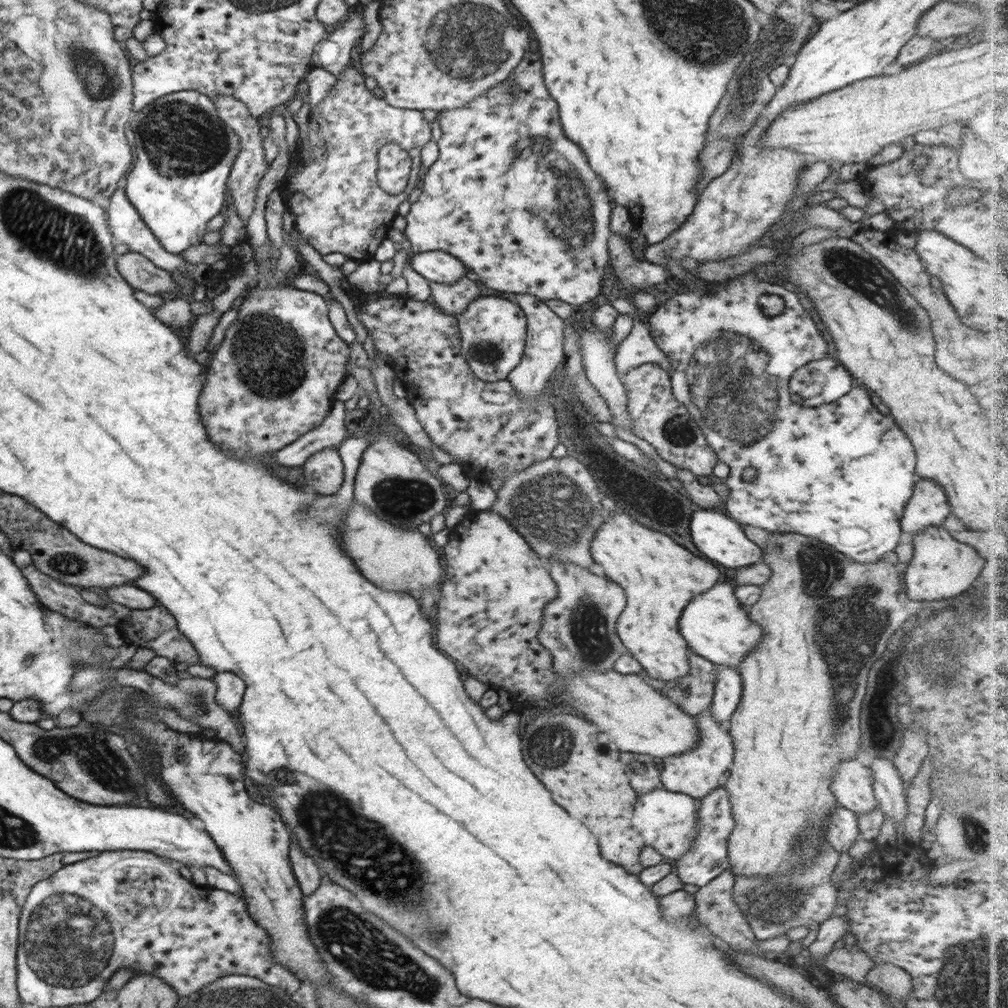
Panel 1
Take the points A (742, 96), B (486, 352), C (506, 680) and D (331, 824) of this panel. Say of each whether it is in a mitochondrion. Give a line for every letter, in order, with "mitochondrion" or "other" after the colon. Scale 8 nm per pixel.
A: mitochondrion
B: mitochondrion
C: other
D: mitochondrion

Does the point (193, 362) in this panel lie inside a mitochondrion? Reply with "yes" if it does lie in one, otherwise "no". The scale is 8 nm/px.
no

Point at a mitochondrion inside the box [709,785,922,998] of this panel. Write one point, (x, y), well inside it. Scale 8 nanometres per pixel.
(776, 903)

